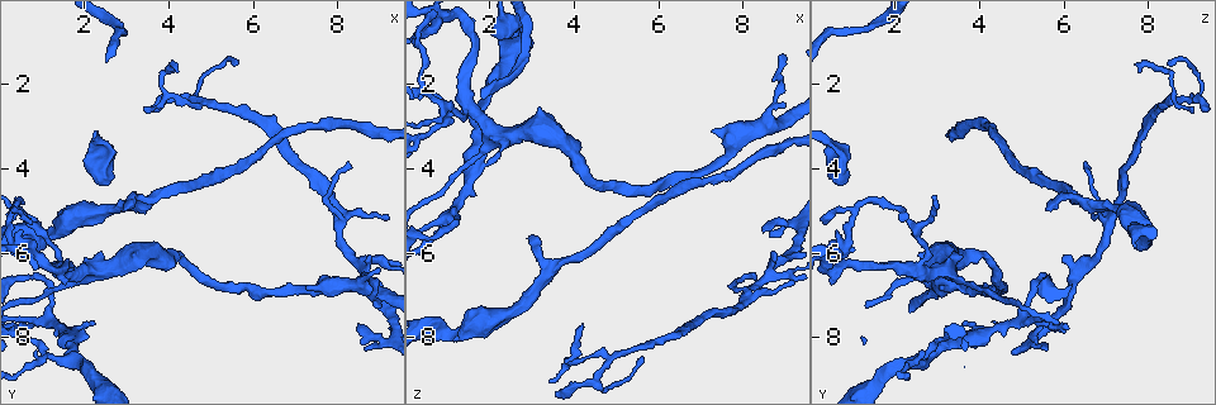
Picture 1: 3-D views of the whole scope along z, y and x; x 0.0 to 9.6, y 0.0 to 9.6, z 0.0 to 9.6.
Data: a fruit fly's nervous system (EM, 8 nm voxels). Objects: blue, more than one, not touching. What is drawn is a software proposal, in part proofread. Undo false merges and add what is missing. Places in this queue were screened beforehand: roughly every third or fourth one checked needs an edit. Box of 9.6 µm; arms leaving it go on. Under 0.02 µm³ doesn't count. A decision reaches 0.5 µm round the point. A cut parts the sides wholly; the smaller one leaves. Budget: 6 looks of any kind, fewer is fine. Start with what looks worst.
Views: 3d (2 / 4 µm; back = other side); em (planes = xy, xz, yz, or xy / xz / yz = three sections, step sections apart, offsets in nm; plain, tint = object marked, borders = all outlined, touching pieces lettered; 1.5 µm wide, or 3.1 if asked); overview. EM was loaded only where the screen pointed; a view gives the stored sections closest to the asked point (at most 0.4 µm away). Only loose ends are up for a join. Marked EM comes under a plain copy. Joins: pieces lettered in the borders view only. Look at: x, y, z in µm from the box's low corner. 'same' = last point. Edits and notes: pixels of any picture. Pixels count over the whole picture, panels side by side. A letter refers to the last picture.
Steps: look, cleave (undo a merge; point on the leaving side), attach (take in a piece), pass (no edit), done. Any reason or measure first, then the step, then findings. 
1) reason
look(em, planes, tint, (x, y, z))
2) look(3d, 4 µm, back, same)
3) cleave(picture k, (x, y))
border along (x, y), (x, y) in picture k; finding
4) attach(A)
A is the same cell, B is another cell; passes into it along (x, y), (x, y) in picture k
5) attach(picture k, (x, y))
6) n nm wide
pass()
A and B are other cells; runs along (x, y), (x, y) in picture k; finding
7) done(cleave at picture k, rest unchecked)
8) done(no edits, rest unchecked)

look(3d, 2 µm, (8.65, 8.30, 5.60))

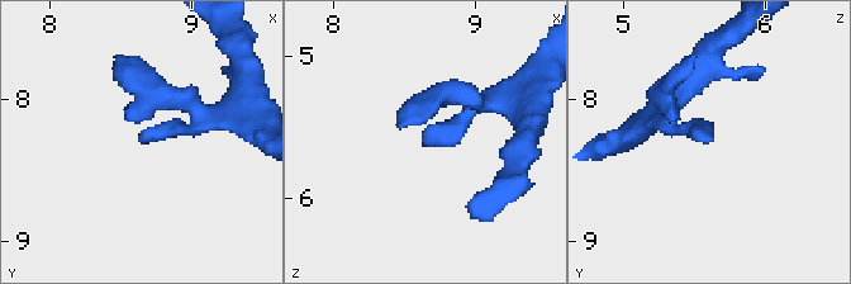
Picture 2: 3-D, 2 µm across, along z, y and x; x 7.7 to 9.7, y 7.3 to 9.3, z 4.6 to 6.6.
now the EM
look(em, planes, borders, (8.64, 8.28, 5.64))

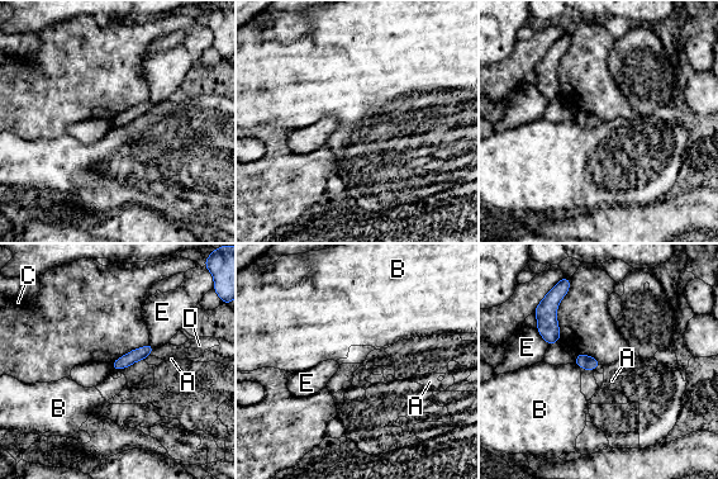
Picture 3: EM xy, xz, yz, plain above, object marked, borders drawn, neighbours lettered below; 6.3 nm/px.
pass()
A, B, C, D and E are other cells; border along (536, 330), (548, 344) in picture 3; none of them fits

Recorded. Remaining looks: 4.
branch stops here
look(3d, 4 µm, (8.30, 3.90, 6.50))

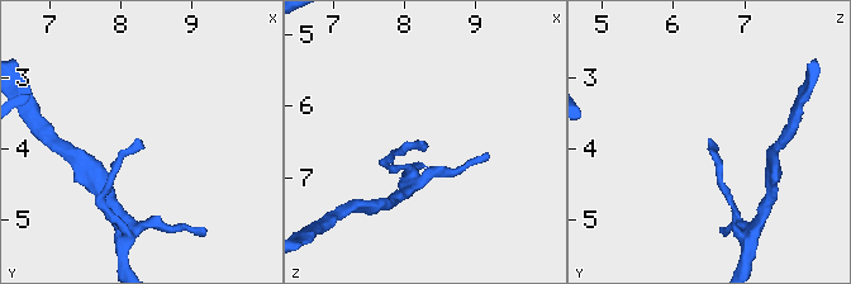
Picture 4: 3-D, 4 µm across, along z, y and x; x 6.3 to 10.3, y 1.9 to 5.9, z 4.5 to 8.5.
now the EM
look(em, planes, borders, (8.30, 3.90, 6.50))

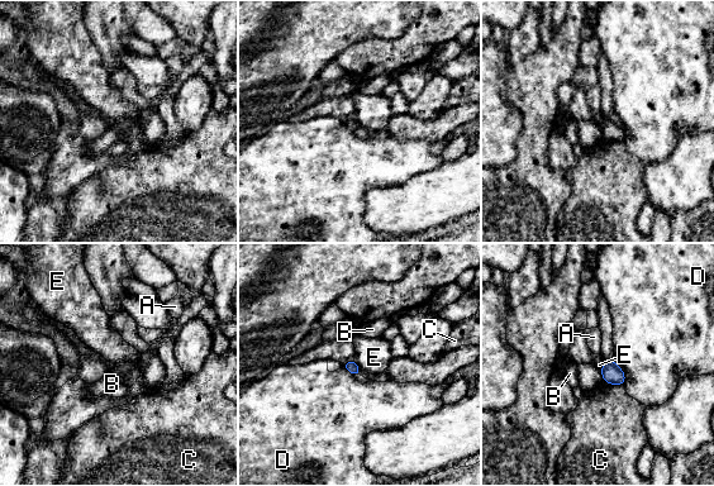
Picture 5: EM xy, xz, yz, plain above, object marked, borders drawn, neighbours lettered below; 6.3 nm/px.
pass()
A, B, C, D and E are other cells; border along (605, 360), (600, 370) in picture 5; none of them fits

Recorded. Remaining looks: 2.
a narrow waist
look(em, planes, borders, (0.80, 5.70, 7.95))

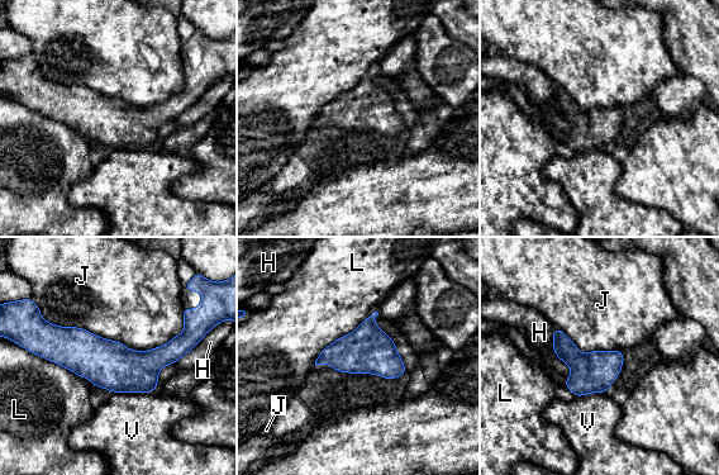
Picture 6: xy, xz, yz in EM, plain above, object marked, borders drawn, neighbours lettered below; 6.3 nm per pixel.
J touches over 600 nm
pass()
H, J, L and V are other cells; one neuron here

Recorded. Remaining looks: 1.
done(no edits, rest unchecked)

